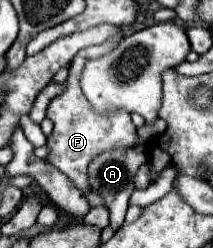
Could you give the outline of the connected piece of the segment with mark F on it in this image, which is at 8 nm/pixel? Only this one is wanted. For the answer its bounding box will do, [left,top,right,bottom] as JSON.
[47,36,135,208]

